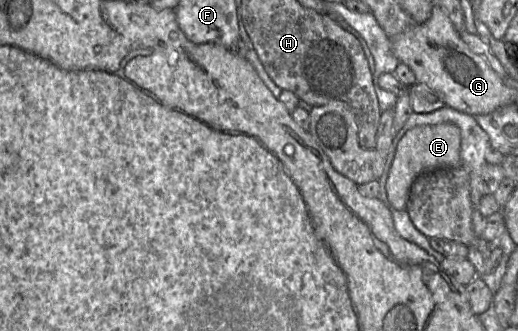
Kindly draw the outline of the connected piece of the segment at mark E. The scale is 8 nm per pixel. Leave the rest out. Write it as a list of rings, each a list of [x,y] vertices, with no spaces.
[[[453,123],[420,125],[408,130],[399,141],[386,181],[390,204],[397,210],[406,210],[410,188],[420,174],[461,165],[460,129]]]

